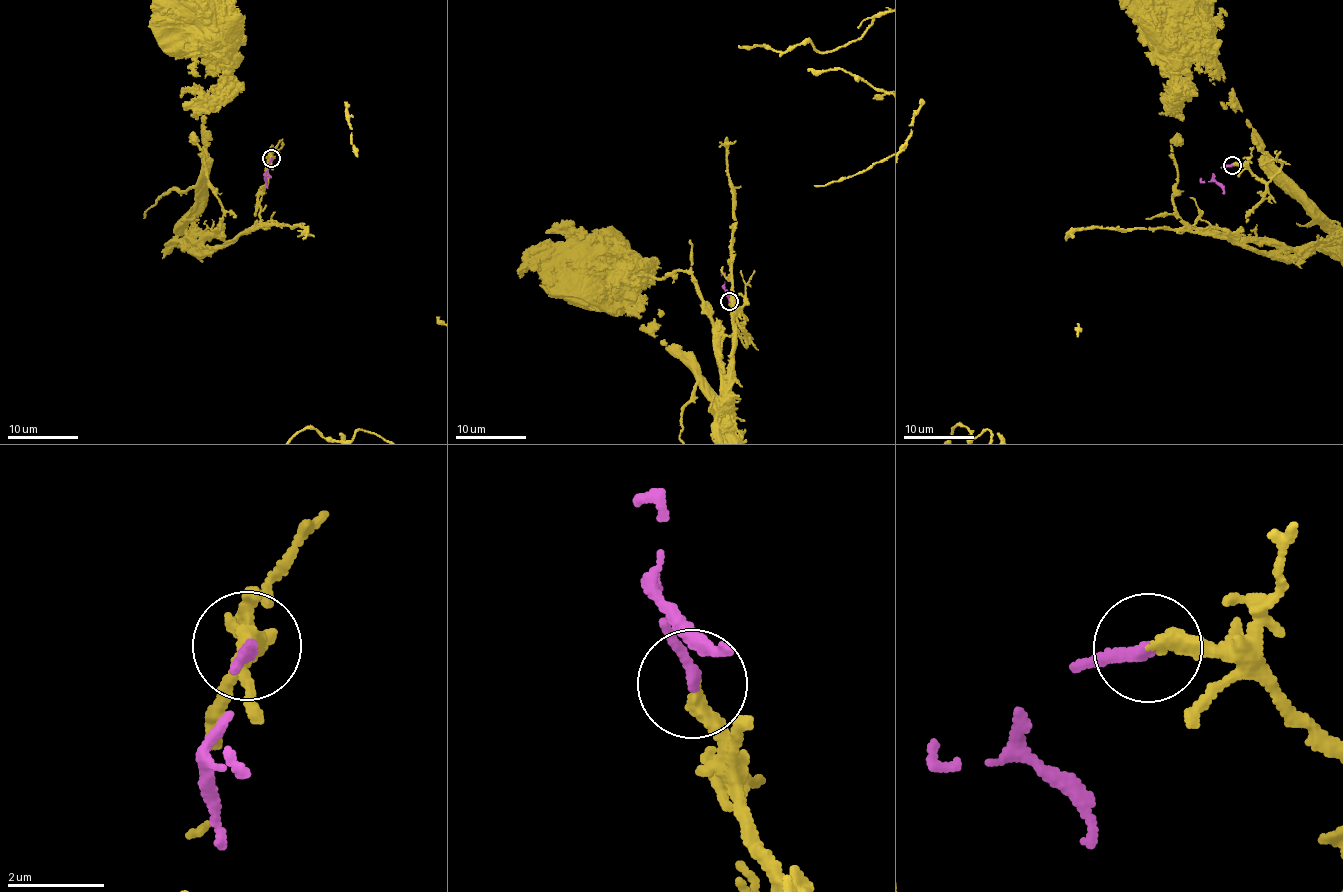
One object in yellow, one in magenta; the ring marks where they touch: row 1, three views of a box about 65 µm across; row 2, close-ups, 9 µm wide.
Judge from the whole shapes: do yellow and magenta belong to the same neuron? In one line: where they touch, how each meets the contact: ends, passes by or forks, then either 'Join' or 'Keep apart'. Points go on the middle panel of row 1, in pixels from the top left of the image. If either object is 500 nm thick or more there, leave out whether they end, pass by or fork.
Place: (729, 301). At the ring yellow ends. At the ring magenta ends. Join

